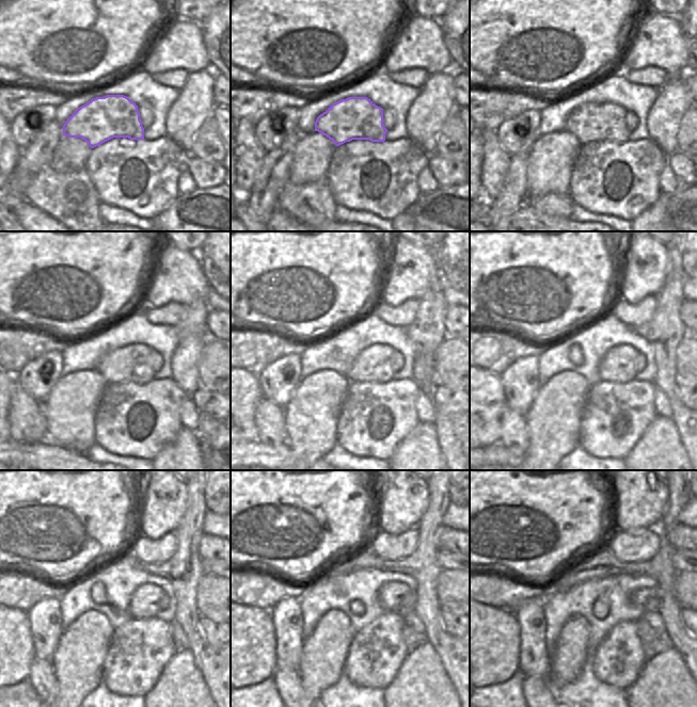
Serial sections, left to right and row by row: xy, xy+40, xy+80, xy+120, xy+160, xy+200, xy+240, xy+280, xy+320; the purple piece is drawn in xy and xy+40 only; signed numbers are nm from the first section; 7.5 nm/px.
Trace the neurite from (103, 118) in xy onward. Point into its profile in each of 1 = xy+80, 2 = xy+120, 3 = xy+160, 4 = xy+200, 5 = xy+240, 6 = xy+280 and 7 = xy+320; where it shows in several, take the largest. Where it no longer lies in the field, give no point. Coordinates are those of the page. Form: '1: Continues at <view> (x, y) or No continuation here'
1: Continues at xy+80 (589, 122)
2: Continues at xy+120 (129, 364)
3: Continues at xy+160 (374, 364)
4: Continues at xy+200 (616, 366)
5: Continues at xy+240 (144, 604)
6: Continues at xy+280 (393, 597)
7: Continues at xy+320 (648, 597)

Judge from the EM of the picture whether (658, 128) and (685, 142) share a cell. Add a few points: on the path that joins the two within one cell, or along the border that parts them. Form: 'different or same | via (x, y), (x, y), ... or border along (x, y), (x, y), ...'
different | border along (684, 113), (678, 130), (677, 149)

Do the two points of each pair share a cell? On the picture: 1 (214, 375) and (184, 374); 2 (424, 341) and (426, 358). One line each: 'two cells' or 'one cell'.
1: two cells
2: two cells

